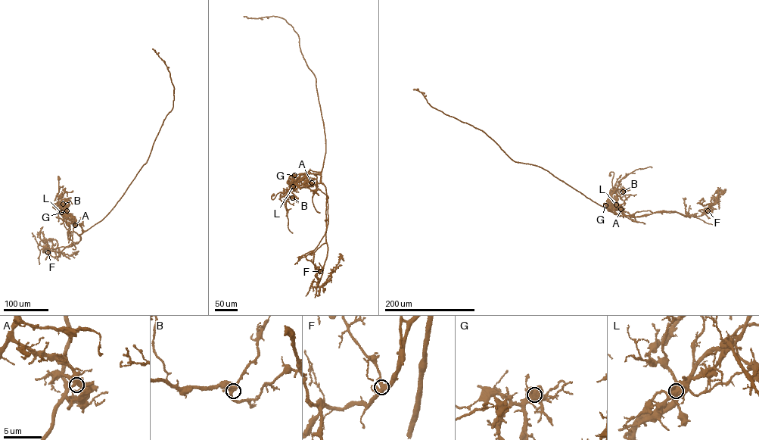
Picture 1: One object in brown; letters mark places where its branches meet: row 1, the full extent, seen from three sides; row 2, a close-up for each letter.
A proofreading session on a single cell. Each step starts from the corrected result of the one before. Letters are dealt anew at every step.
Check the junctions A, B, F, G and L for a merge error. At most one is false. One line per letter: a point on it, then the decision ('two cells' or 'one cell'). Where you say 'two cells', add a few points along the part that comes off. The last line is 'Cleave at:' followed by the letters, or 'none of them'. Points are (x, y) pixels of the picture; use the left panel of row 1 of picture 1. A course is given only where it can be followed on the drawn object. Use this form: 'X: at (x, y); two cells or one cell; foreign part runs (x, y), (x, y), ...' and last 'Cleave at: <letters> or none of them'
A: at (75, 225); one cell
B: at (63, 204); one cell
F: at (48, 252); one cell
G: at (66, 210); one cell
L: at (61, 212); two cells; foreign part runs (60, 212), (60, 205), (74, 219), (73, 230), (80, 240), (68, 247), (51, 248), (38, 244), (39, 264)
Cleave at: L

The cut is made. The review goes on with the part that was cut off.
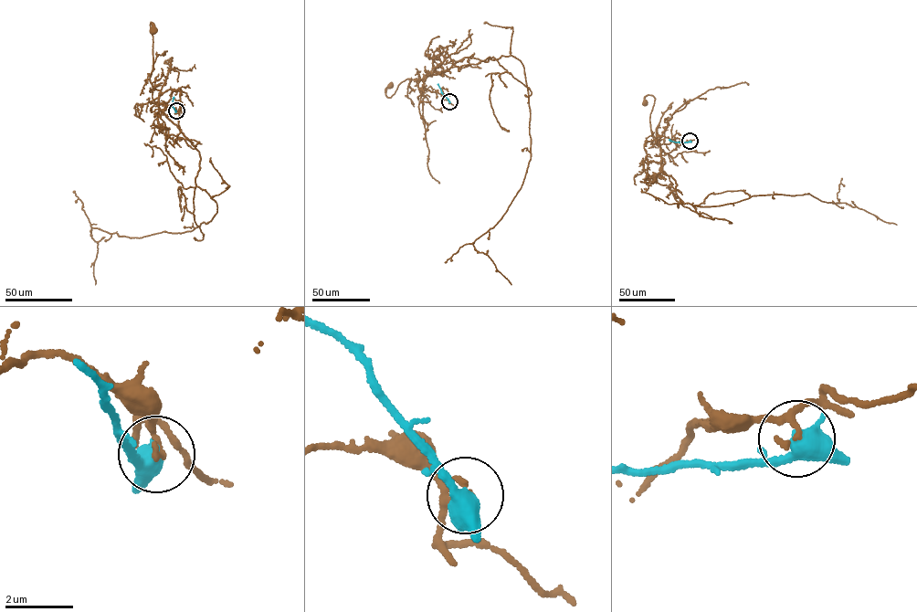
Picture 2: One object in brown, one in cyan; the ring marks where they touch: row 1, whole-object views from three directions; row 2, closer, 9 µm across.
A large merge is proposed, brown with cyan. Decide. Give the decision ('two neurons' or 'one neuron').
two neurons

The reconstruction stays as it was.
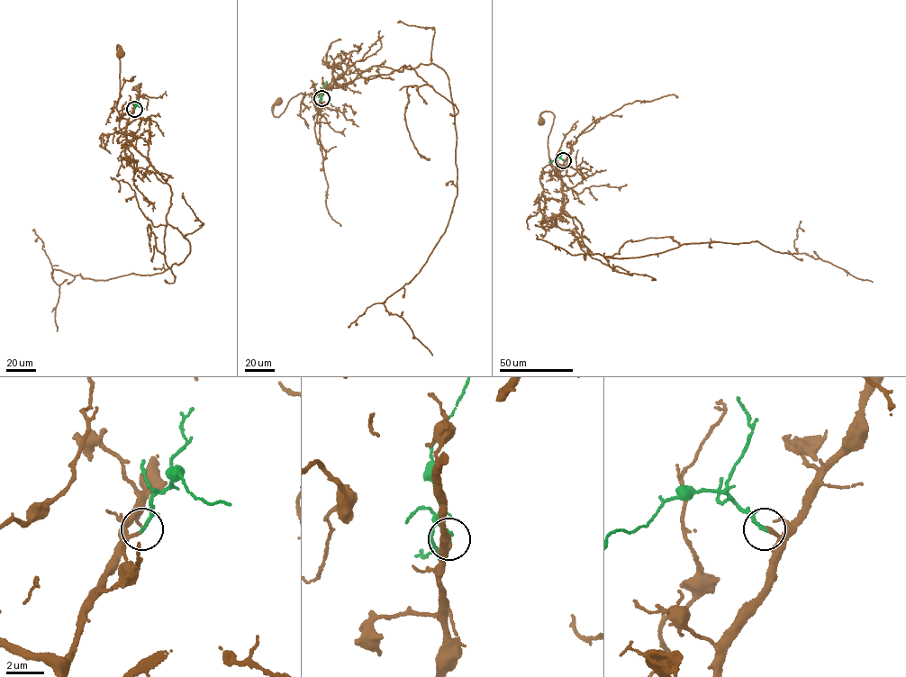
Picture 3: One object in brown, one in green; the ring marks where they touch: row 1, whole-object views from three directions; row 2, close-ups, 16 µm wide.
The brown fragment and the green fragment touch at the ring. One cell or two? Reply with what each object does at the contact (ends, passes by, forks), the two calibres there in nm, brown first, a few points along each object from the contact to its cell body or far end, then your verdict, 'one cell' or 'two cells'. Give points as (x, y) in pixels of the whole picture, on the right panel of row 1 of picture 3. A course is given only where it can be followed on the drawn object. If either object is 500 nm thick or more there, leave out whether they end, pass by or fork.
brown ends | green passes by | 180/130 nm | brown via (563, 160), (560, 176), (551, 166), (548, 148), (553, 113), (544, 111), (540, 113), (540, 122) | green via (563, 160), (557, 157), (548, 161) | one cell

